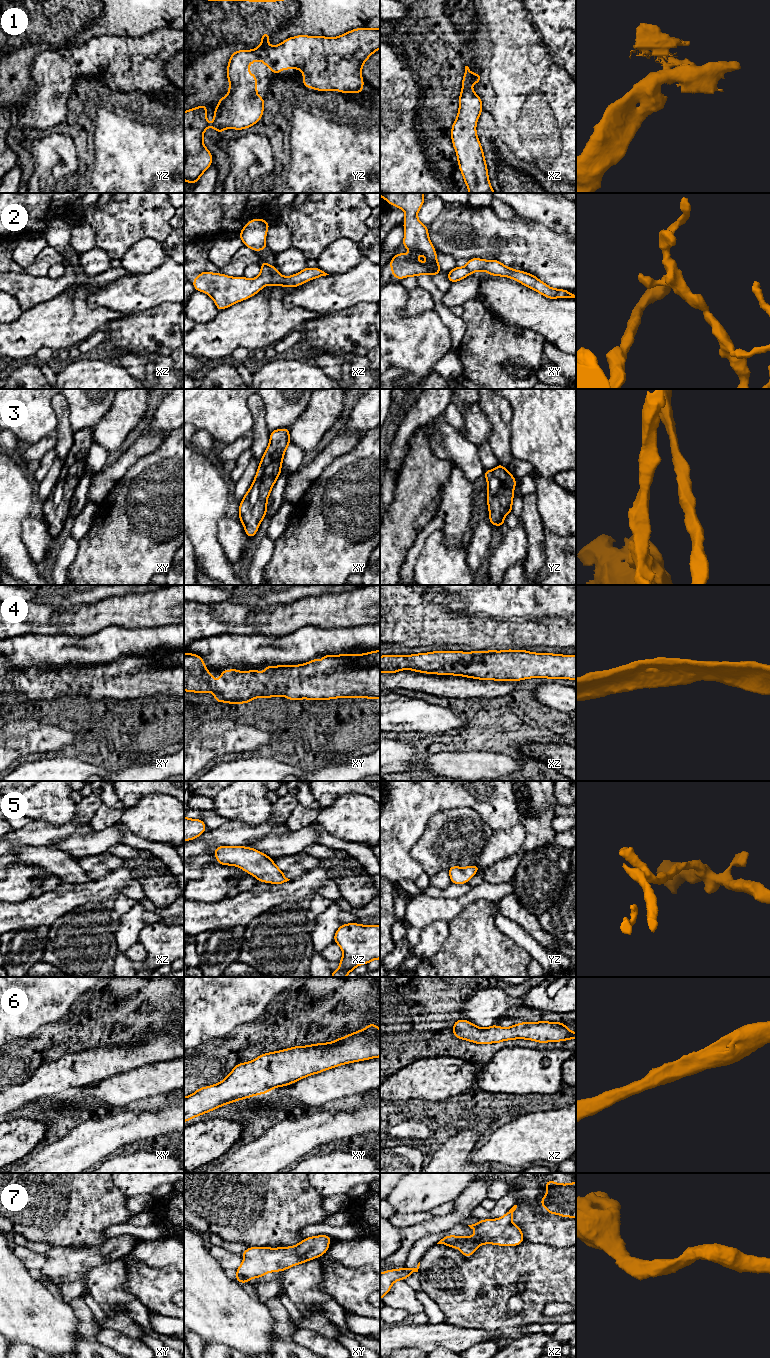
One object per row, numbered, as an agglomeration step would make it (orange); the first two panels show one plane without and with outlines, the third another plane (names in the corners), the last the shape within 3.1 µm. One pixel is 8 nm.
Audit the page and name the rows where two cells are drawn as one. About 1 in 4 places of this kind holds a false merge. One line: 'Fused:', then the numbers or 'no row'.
Fused: 1, 2

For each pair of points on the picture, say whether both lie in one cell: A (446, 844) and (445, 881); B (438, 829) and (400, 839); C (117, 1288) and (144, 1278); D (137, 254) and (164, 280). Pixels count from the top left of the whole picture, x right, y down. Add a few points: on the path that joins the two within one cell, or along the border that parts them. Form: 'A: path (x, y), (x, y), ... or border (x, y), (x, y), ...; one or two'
A: border (447, 869), (438, 872); two
B: border (436, 813), (413, 845), (411, 853); two
C: border (127, 1262), (126, 1290), (137, 1299); two
D: border (168, 258), (145, 273), (133, 275); two

